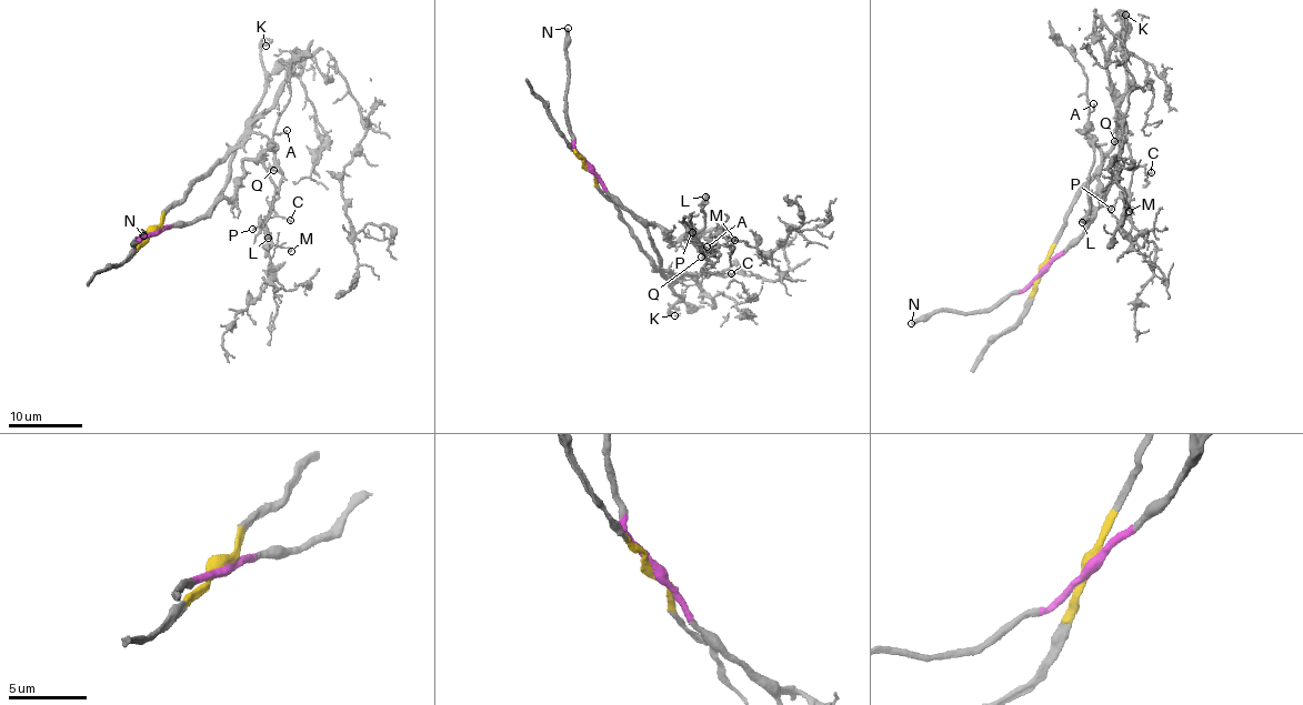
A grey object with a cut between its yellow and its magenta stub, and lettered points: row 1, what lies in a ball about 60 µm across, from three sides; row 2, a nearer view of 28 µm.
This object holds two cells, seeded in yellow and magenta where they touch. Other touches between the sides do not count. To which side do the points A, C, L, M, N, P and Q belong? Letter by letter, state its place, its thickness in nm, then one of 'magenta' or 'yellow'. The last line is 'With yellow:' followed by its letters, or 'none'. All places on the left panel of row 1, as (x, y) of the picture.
A: at (287, 130); 150 nm thick; magenta
C: at (290, 220); 110 nm thick; yellow
L: at (268, 238); 550 nm thick; magenta
M: at (291, 251); 130 nm thick; yellow
N: at (143, 235); 400 nm thick; magenta
P: at (252, 229); 140 nm thick; yellow
Q: at (273, 170); 150 nm thick; yellow
With yellow: C, M, P, Q

